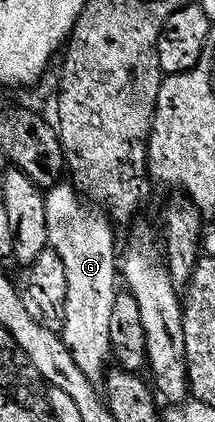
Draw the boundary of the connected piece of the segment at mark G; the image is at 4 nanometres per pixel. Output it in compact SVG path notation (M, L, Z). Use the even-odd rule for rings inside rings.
M60 181L48 188L43 199L47 243L61 257L65 268L65 309L59 336L81 373L97 387L104 382L109 363L109 320L117 290L115 281L117 283L119 279L114 226L112 220L100 208L87 209L66 181Z

